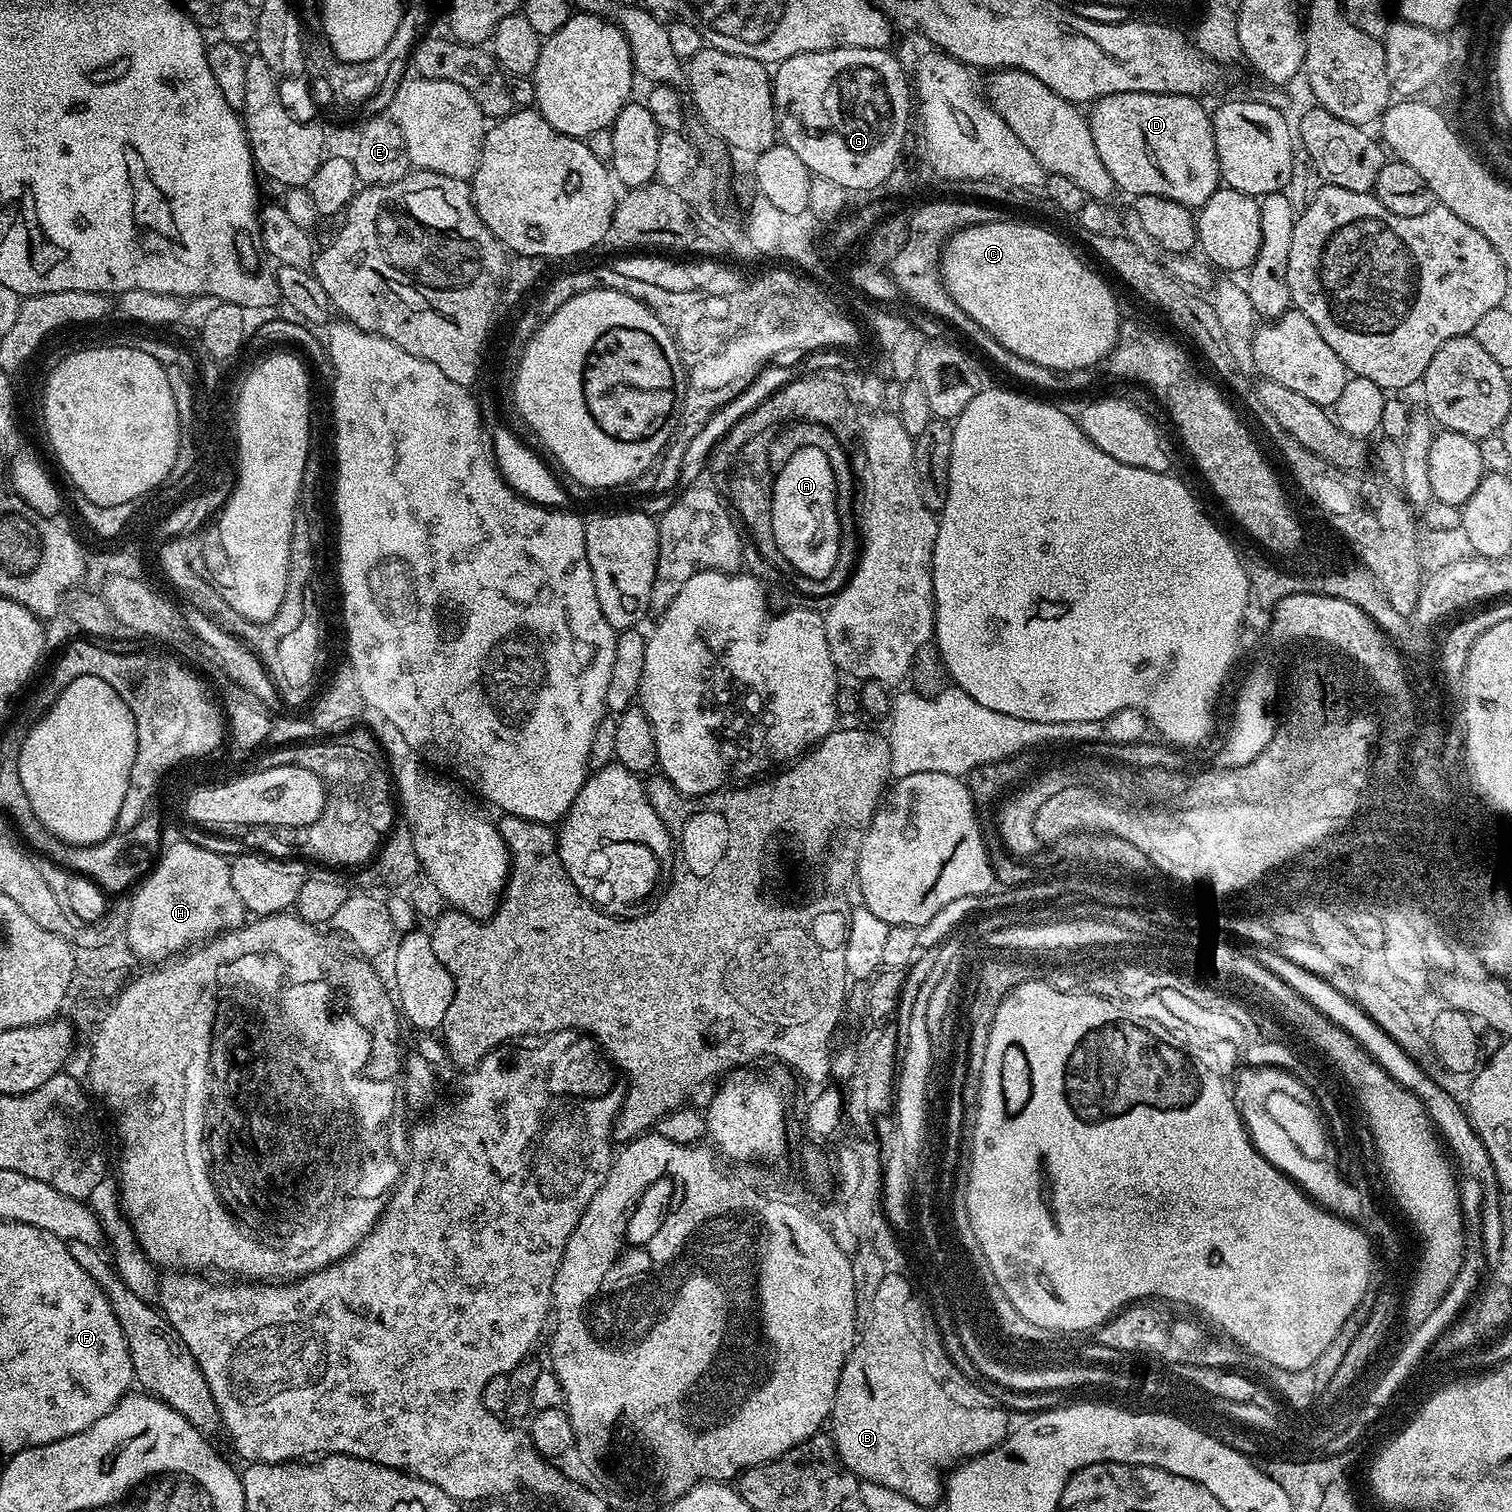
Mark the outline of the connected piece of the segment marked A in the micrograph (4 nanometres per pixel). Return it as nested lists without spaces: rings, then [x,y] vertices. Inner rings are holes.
[[[812,444],[796,448],[788,468],[782,469],[780,484],[774,486],[774,508],[770,512],[770,521],[774,539],[793,573],[810,578],[826,578],[826,574],[834,570],[834,562],[838,558],[839,520],[835,510],[834,470],[830,470],[825,449],[815,448]]]

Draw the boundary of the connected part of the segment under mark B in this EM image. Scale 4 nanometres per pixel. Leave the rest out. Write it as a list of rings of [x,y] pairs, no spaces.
[[[885,1271],[874,1294],[870,1318],[863,1325],[856,1345],[842,1366],[838,1390],[834,1394],[830,1435],[844,1467],[861,1481],[889,1488],[931,1509],[941,1503],[946,1473],[973,1456],[997,1448],[1008,1437],[1010,1423],[1003,1407],[997,1406],[993,1411],[969,1411],[957,1407],[933,1384],[924,1372],[920,1352],[909,1336],[909,1323],[905,1321],[905,1315],[910,1311],[911,1302],[912,1285],[909,1277],[899,1271]]]

